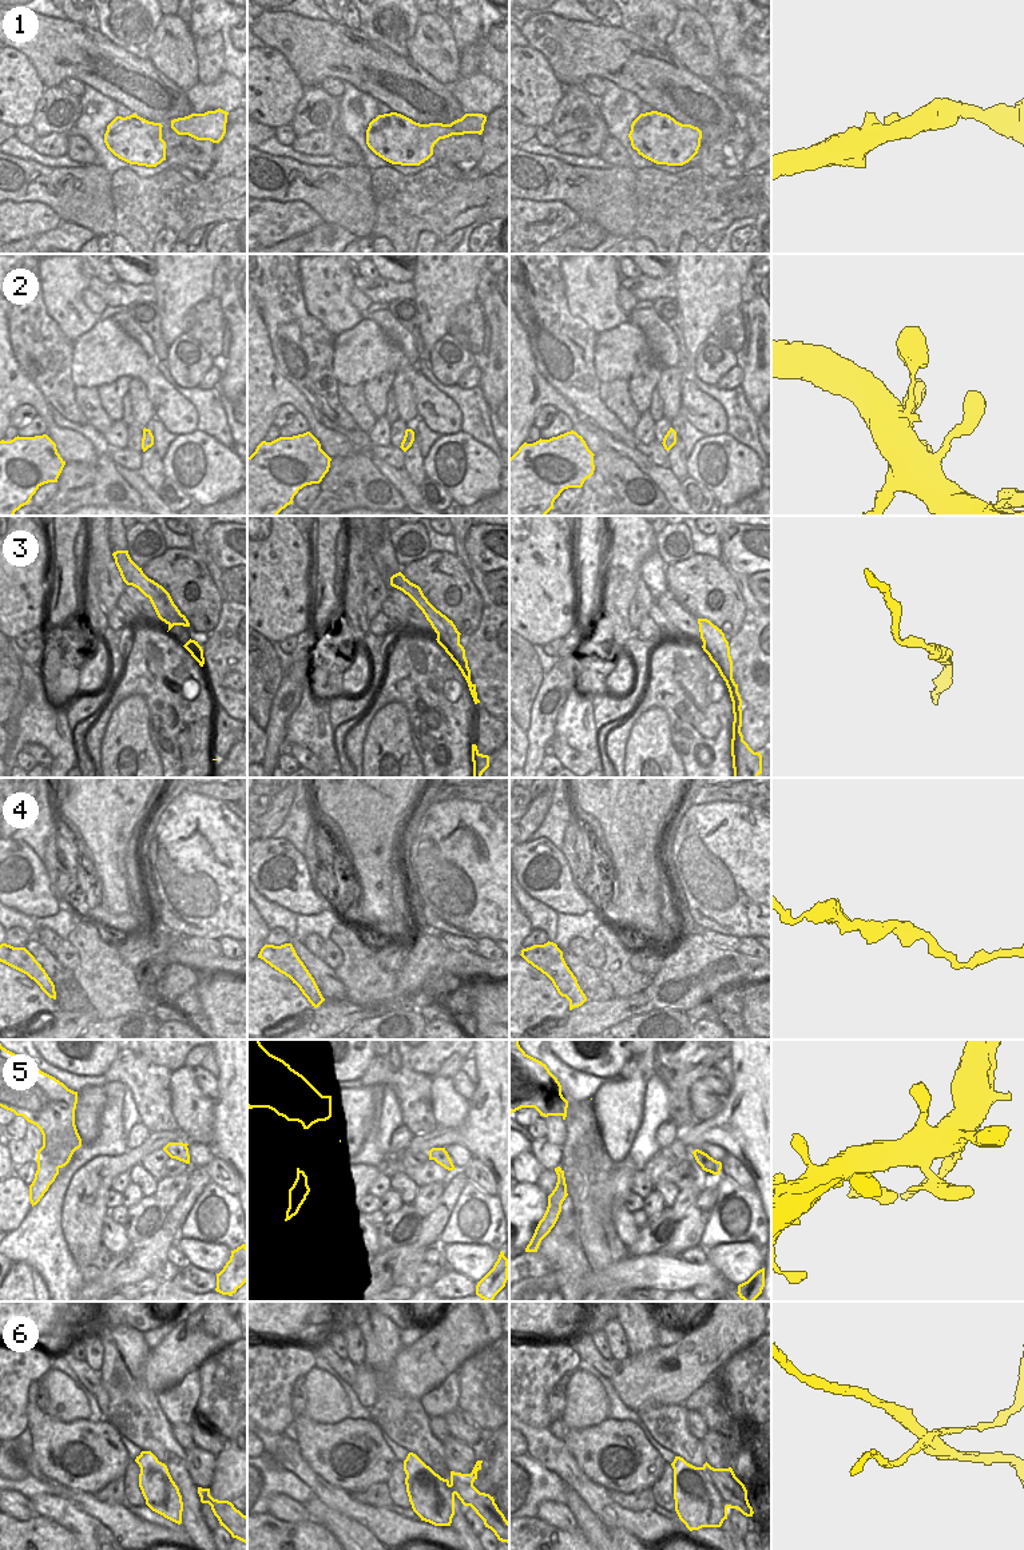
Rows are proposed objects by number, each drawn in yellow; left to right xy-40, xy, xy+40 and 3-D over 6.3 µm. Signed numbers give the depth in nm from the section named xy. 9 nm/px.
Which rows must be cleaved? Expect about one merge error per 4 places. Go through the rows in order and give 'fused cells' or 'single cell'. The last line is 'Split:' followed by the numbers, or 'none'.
1: single cell
2: single cell
3: single cell
4: single cell
5: single cell
6: fused cells
Split: 6

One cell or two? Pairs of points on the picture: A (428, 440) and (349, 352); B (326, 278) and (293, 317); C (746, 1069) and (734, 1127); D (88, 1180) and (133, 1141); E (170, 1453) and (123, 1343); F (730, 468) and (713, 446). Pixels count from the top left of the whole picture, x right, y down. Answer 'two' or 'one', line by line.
A: two
B: two
C: one
D: two
E: one
F: one

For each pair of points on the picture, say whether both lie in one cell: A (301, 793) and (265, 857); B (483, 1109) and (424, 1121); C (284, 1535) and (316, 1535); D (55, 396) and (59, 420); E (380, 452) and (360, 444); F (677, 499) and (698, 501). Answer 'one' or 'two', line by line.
A: two
B: two
C: one
D: two
E: two
F: two

